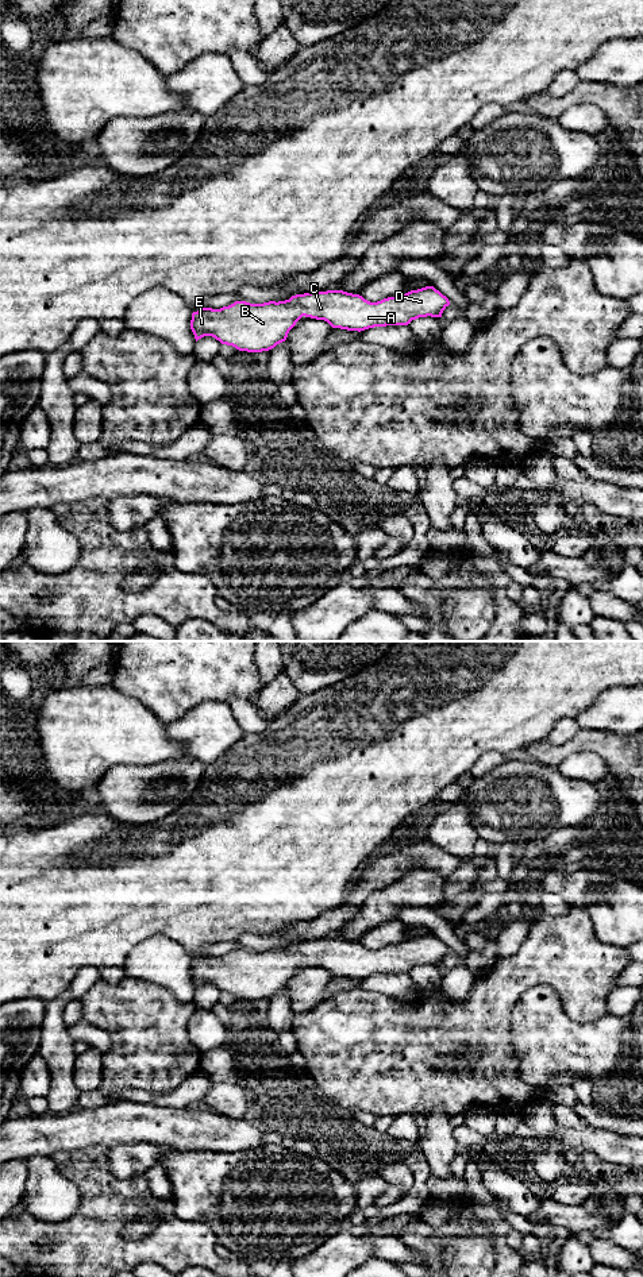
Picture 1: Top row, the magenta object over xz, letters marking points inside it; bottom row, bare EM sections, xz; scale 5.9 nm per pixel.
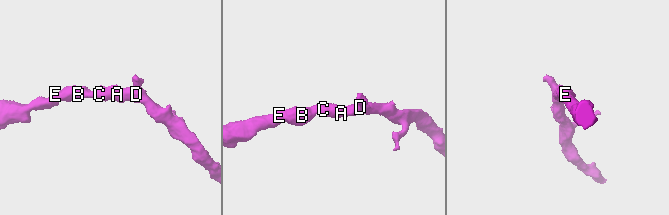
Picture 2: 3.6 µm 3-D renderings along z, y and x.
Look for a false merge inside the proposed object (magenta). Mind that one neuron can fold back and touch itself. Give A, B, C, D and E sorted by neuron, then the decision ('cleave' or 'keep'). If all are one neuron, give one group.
groups A B C D E; keep

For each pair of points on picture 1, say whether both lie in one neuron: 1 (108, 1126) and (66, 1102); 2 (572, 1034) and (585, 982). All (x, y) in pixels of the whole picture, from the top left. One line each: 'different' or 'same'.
1: different
2: different

